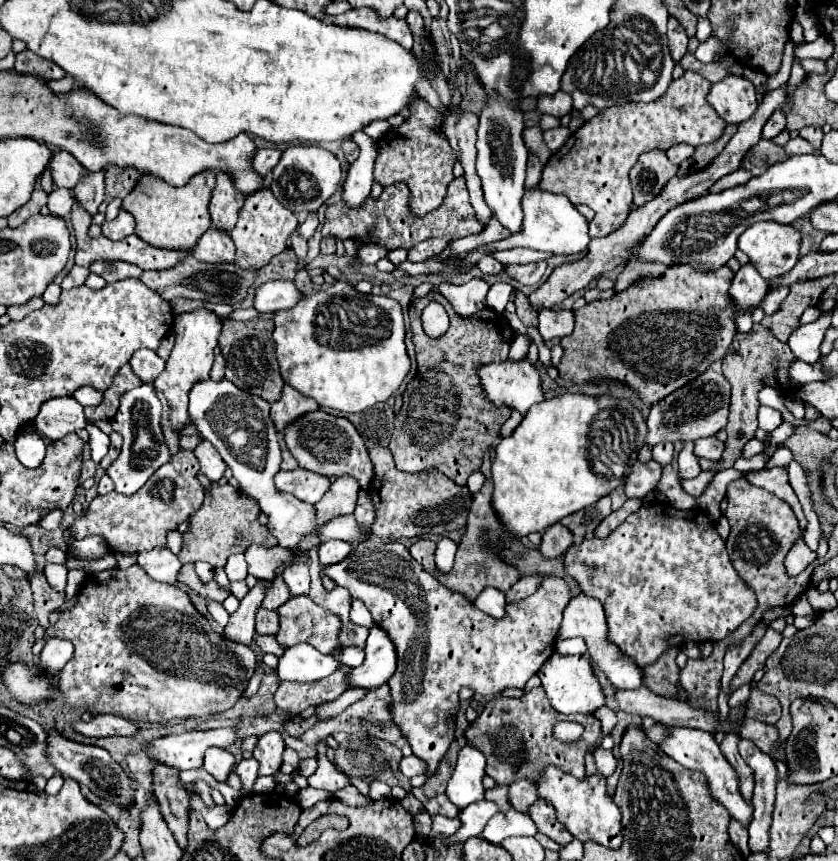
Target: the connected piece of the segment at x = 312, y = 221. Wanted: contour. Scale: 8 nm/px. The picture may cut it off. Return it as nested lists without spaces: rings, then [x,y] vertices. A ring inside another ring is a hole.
[[[308,213],[308,219],[298,227],[298,233],[300,233],[302,237],[310,239],[312,233],[316,231],[316,227],[318,227],[318,215],[316,215],[316,213]]]

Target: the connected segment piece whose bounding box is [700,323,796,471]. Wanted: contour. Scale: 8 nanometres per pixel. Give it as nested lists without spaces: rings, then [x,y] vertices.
[[[756,323],[752,327],[752,331],[748,333],[736,333],[736,339],[740,343],[738,351],[728,353],[722,359],[722,373],[724,377],[730,381],[732,385],[732,403],[730,403],[730,419],[728,419],[728,439],[726,439],[726,449],[722,453],[720,461],[706,461],[700,459],[702,469],[710,469],[710,471],[722,471],[734,465],[734,461],[742,455],[744,445],[754,437],[756,429],[758,429],[758,391],[762,387],[774,387],[778,389],[782,395],[788,395],[792,391],[790,385],[790,375],[788,375],[788,367],[792,361],[796,361],[794,353],[790,351],[788,343],[778,341],[770,329],[762,327],[760,323]]]

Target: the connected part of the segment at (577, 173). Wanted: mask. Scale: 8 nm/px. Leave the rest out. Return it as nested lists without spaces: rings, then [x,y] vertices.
[[[686,71],[680,79],[674,79],[670,83],[670,87],[666,89],[666,93],[662,97],[658,97],[652,103],[628,101],[624,105],[612,105],[608,109],[598,111],[596,117],[588,119],[576,133],[572,133],[572,137],[566,141],[566,145],[562,145],[562,149],[558,149],[550,157],[550,161],[544,165],[542,181],[538,187],[542,191],[564,195],[574,205],[582,205],[582,203],[588,205],[596,213],[596,219],[594,219],[596,237],[610,235],[612,231],[620,229],[626,223],[626,217],[630,213],[632,189],[630,189],[630,181],[628,181],[628,171],[632,169],[632,165],[638,161],[638,157],[642,153],[652,151],[652,149],[666,151],[676,143],[688,143],[692,147],[700,147],[700,145],[708,145],[708,143],[720,139],[720,135],[726,129],[726,123],[714,113],[714,109],[710,109],[710,105],[706,105],[708,89],[710,89],[710,83],[704,79],[704,85],[702,85],[700,73]]]

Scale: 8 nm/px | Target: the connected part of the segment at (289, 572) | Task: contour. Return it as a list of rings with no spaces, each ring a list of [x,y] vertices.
[[[294,563],[282,573],[286,585],[290,587],[290,593],[294,597],[306,595],[310,589],[310,575],[308,575],[308,565],[306,563]]]

